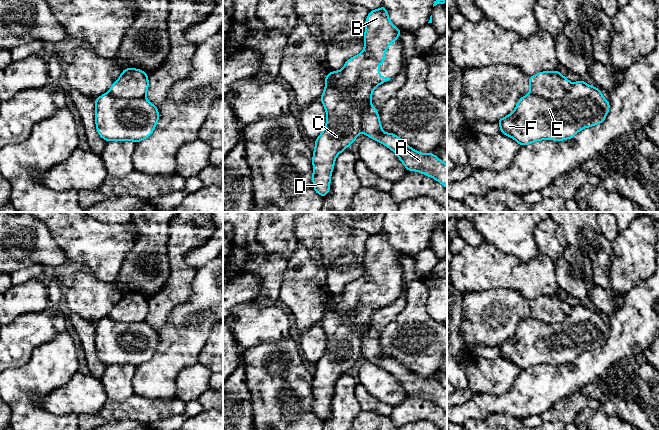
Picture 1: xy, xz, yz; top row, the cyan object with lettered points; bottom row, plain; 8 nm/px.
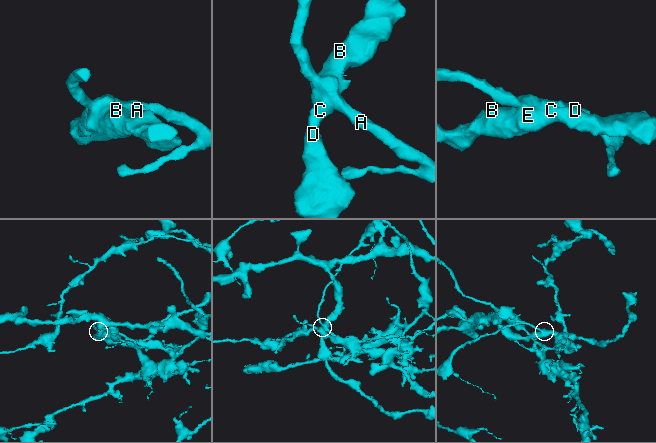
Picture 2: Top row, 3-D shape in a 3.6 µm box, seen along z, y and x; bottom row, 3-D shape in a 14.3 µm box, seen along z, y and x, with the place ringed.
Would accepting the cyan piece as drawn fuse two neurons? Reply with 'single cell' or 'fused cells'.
fused cells

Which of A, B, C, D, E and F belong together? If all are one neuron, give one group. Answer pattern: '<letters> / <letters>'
A / B C D E F

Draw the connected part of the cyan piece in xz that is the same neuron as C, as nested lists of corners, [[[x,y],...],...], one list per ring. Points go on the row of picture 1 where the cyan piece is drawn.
[[[385,6],[369,11],[365,21],[364,50],[354,57],[349,58],[344,67],[339,71],[332,71],[336,85],[325,85],[325,89],[319,98],[326,110],[326,125],[324,130],[315,140],[313,151],[313,188],[315,192],[323,198],[330,191],[331,174],[334,169],[336,157],[353,144],[362,130],[362,111],[350,102],[350,98],[344,96],[344,89],[354,91],[354,100],[358,103],[366,102],[372,105],[373,90],[384,82],[389,81],[389,77],[380,76],[379,65],[384,63],[385,52],[389,45],[398,40],[402,31],[396,28],[390,21]]]

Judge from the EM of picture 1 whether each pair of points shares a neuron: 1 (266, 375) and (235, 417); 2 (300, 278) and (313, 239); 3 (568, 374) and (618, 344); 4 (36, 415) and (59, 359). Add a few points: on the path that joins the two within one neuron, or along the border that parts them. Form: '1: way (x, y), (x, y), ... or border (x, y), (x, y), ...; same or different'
1: border (245, 373), (245, 383), (251, 397), (253, 419); different
2: border (297, 242), (308, 251); different
3: way (580, 372), (606, 356); same
4: way (21, 398), (17, 394), (17, 387), (42, 373); same

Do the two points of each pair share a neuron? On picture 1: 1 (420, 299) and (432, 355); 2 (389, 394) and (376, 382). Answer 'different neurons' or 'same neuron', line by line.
1: same neuron
2: same neuron

